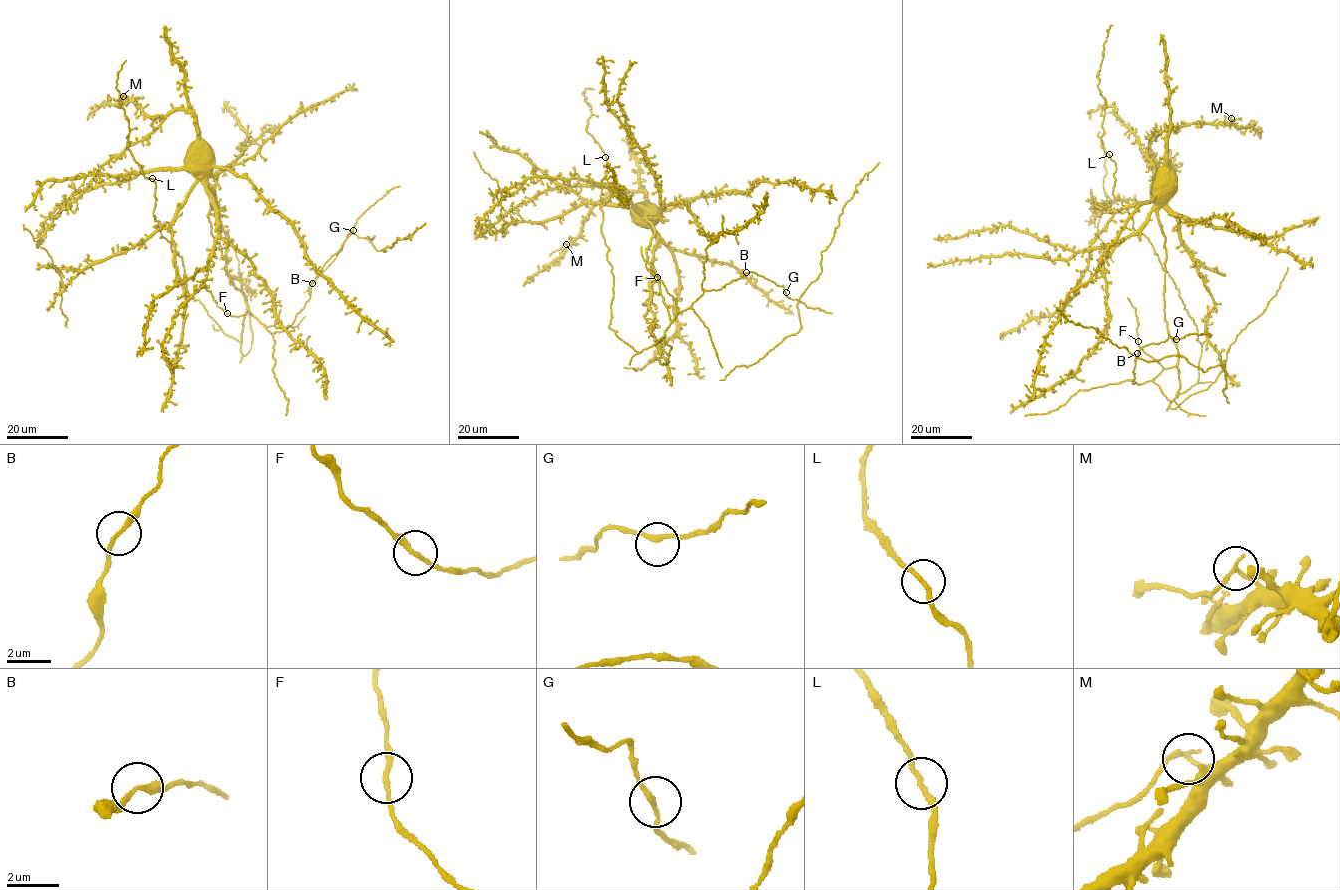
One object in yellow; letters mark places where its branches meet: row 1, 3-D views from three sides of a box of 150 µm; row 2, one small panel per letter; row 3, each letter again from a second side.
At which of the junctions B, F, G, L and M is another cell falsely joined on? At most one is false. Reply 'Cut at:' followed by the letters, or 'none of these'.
Cut at: M

